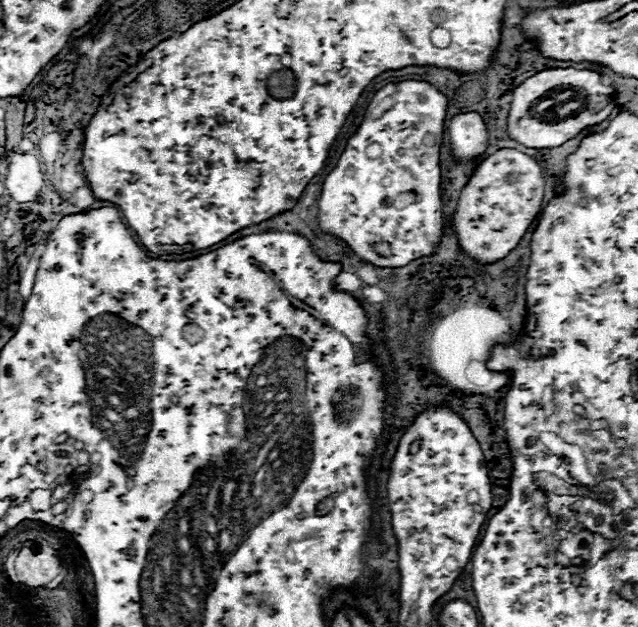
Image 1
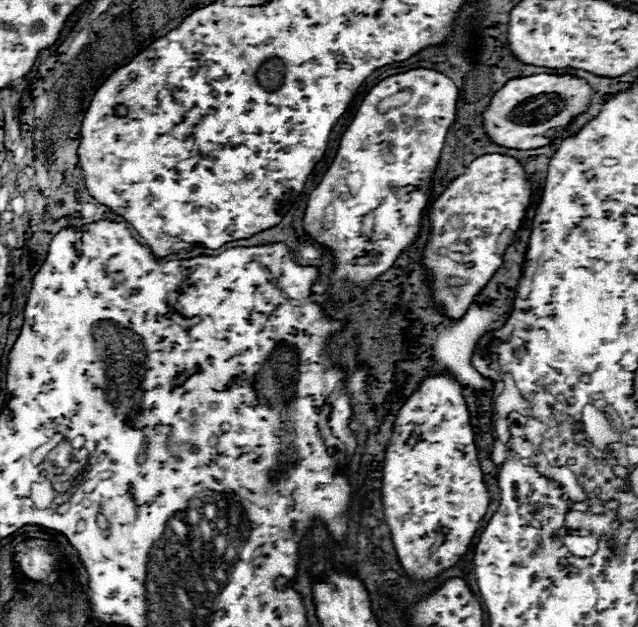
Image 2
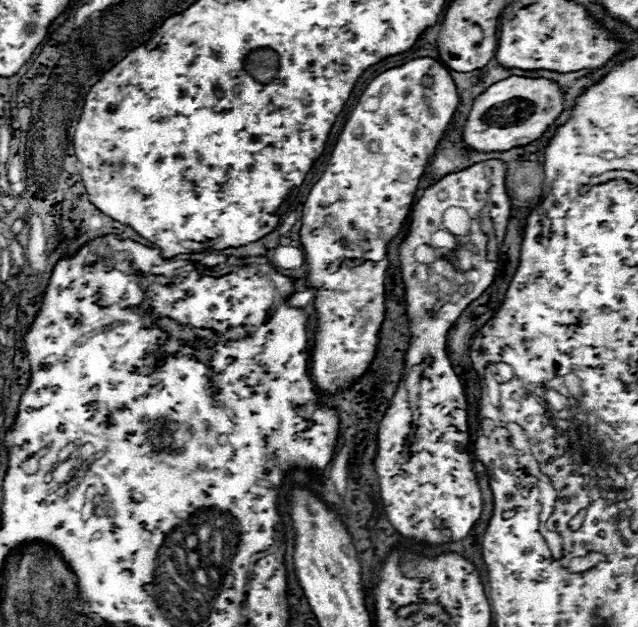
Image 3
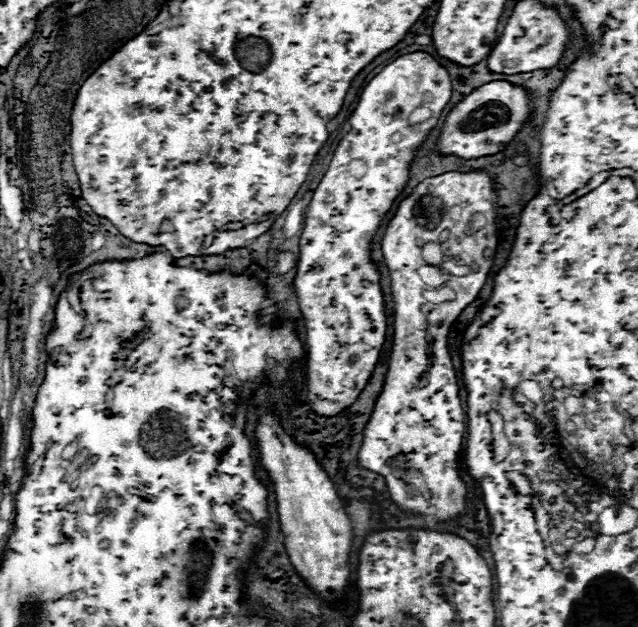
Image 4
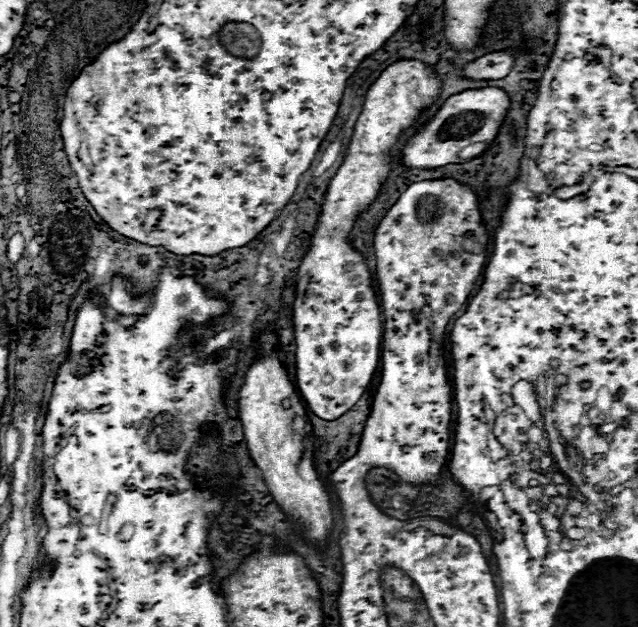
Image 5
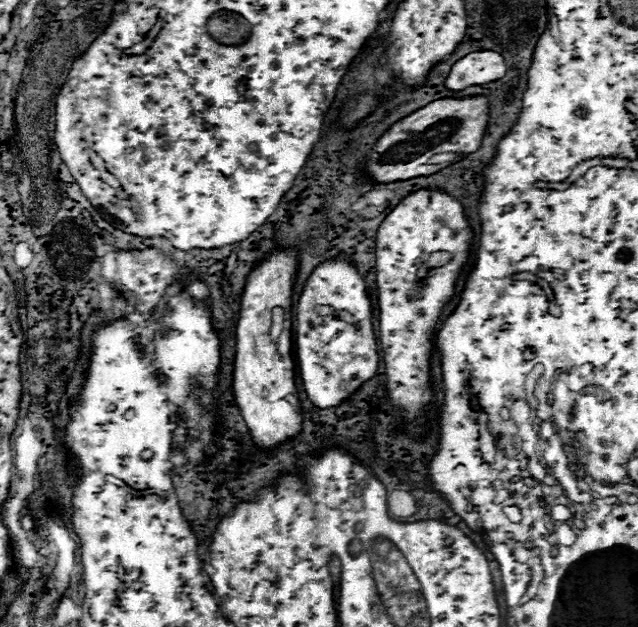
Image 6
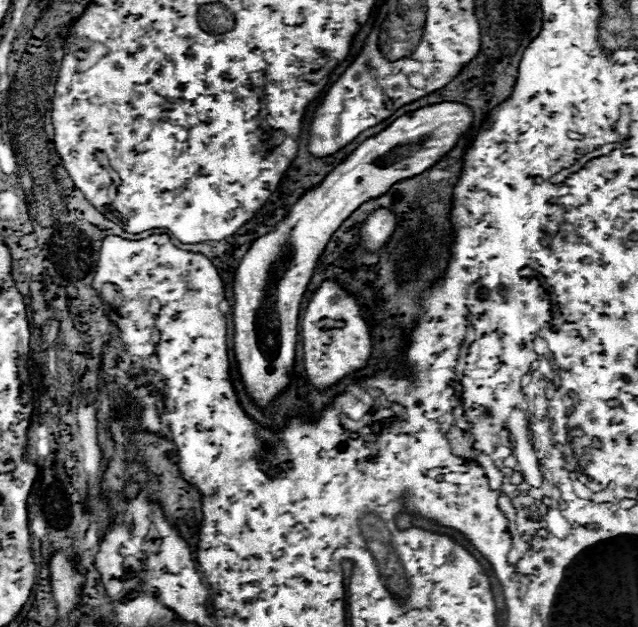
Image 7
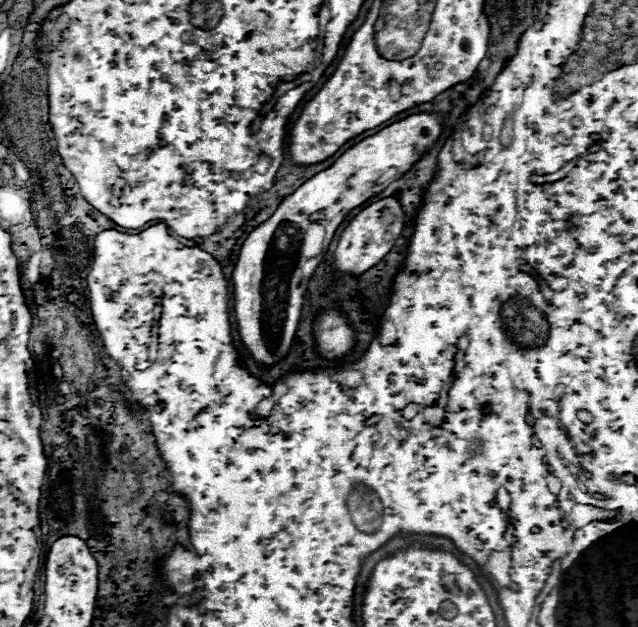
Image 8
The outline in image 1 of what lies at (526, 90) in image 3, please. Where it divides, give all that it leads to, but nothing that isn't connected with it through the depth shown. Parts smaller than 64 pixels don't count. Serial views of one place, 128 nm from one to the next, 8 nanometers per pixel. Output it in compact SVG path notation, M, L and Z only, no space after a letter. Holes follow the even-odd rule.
M548 68L524 80L514 92L508 114L508 134L528 148L556 148L584 128L602 124L614 110L614 86L602 84L602 74L576 68Z

